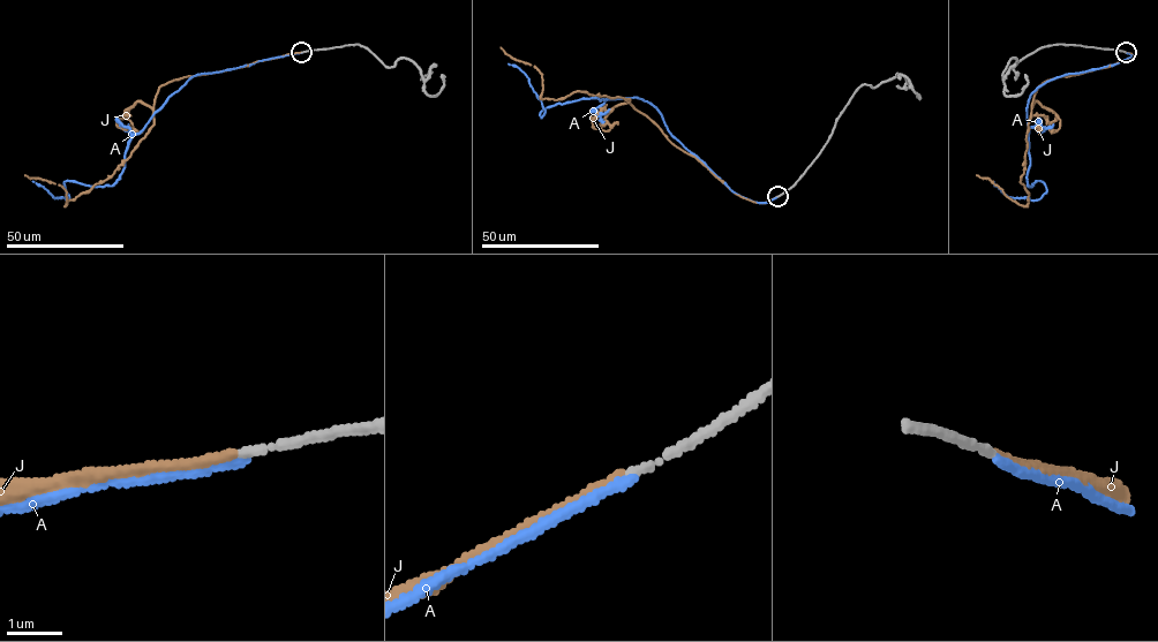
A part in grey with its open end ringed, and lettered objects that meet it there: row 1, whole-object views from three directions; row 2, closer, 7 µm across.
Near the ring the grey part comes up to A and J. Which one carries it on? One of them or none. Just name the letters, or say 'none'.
J

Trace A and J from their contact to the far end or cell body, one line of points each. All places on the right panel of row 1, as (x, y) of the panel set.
A: (1126, 52), (1132, 55), (1055, 77), (1031, 95), (1028, 186), (1040, 181), (1040, 197), (1008, 197), (992, 181)
J: (1126, 52), (1132, 55), (1127, 60), (1050, 78), (1038, 88), (1020, 182), (1029, 193), (1025, 205), (976, 174)

